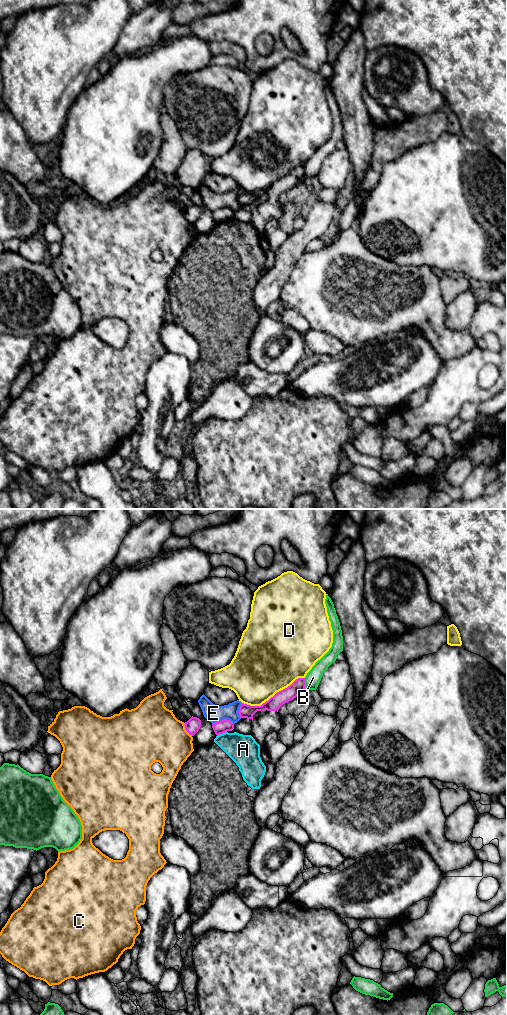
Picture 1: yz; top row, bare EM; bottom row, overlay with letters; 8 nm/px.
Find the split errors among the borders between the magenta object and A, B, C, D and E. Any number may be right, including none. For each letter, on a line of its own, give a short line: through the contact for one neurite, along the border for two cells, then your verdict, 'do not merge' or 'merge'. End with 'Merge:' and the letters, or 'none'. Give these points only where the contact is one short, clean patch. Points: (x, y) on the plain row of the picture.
A: line yz (226, 219), (217, 224); do not merge
B: do not merge
C: do not merge
D: do not merge
E: do not merge
Merge: none

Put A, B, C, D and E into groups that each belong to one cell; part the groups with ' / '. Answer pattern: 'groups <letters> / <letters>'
groups A / B / C / D / E

